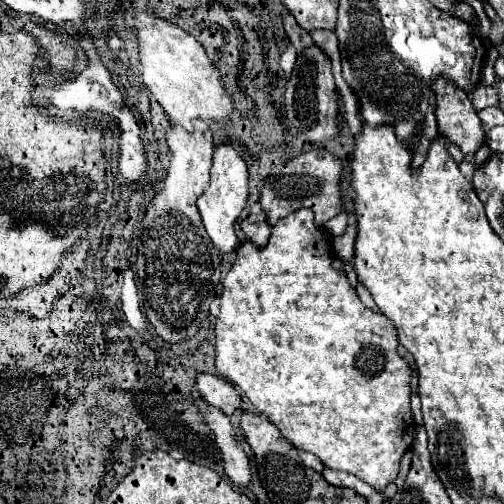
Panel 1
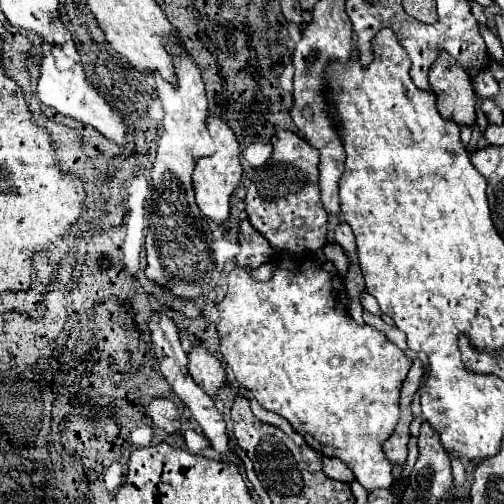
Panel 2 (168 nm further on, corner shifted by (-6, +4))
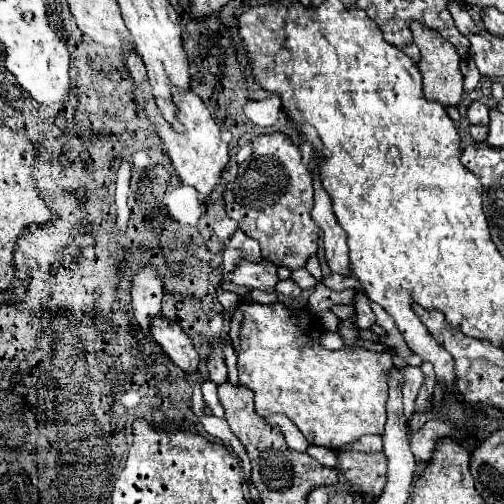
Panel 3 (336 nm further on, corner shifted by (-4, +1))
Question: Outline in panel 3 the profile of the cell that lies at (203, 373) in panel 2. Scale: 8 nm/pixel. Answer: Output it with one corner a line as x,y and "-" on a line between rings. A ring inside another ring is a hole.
165,316
151,318
151,336
161,344
161,348
169,354
169,358
185,372
195,372
199,364
199,354
195,352
187,334

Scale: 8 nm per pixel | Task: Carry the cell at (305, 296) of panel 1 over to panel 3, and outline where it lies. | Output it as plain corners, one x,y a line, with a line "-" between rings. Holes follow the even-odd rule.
241,302
233,310
231,320
231,344
239,356
239,382
255,392
255,410
261,416
285,414
293,420
299,432
307,438
309,444
325,446
331,450
341,448
343,444
355,442
365,434
383,434
385,426
385,402
387,402
387,376
385,372
393,366
391,356
387,352
369,352
365,348
359,350
337,350
329,352
319,346
323,330
319,330
317,322
301,310
295,314
287,310
283,304
257,304
257,302
-
305,320
305,328
301,322
-
303,330
305,334
303,334

